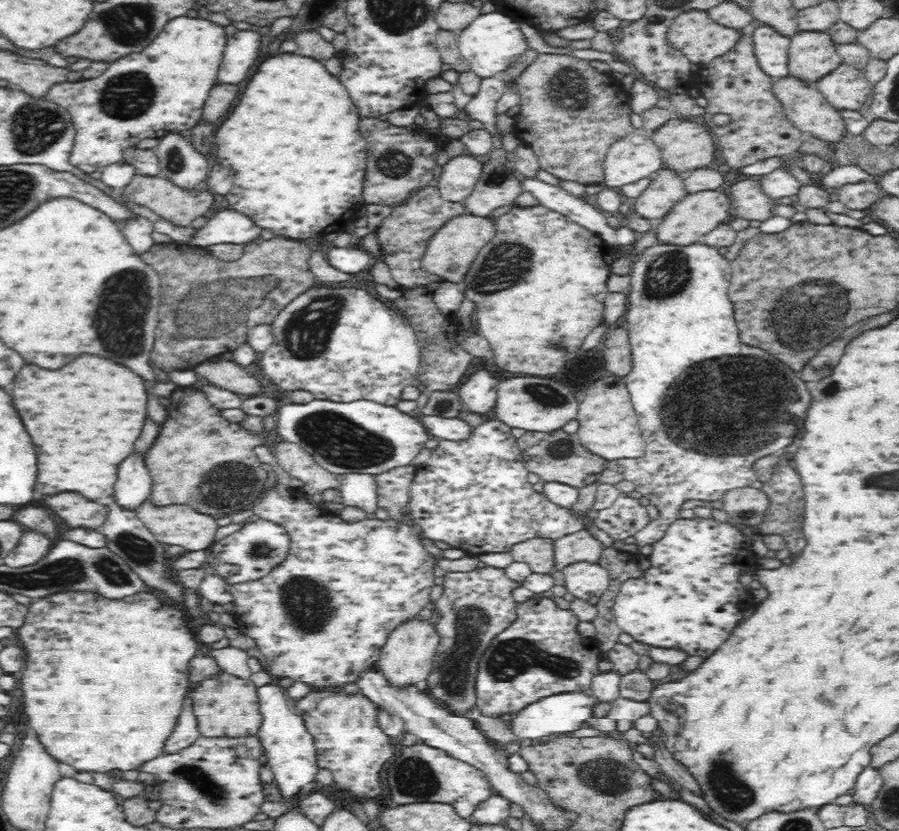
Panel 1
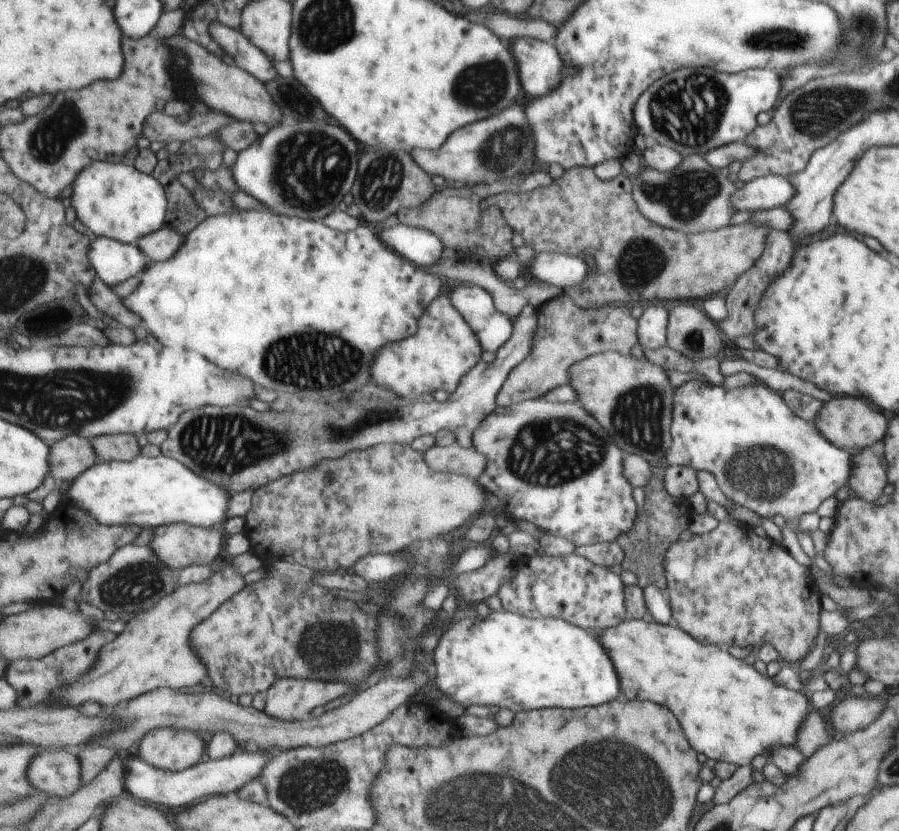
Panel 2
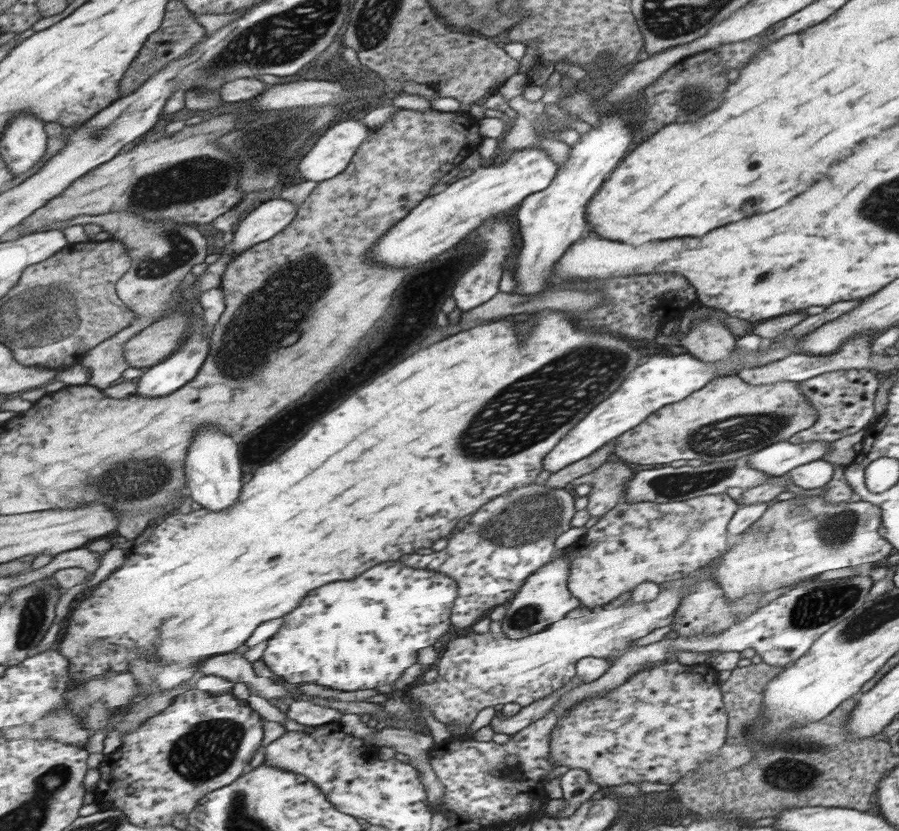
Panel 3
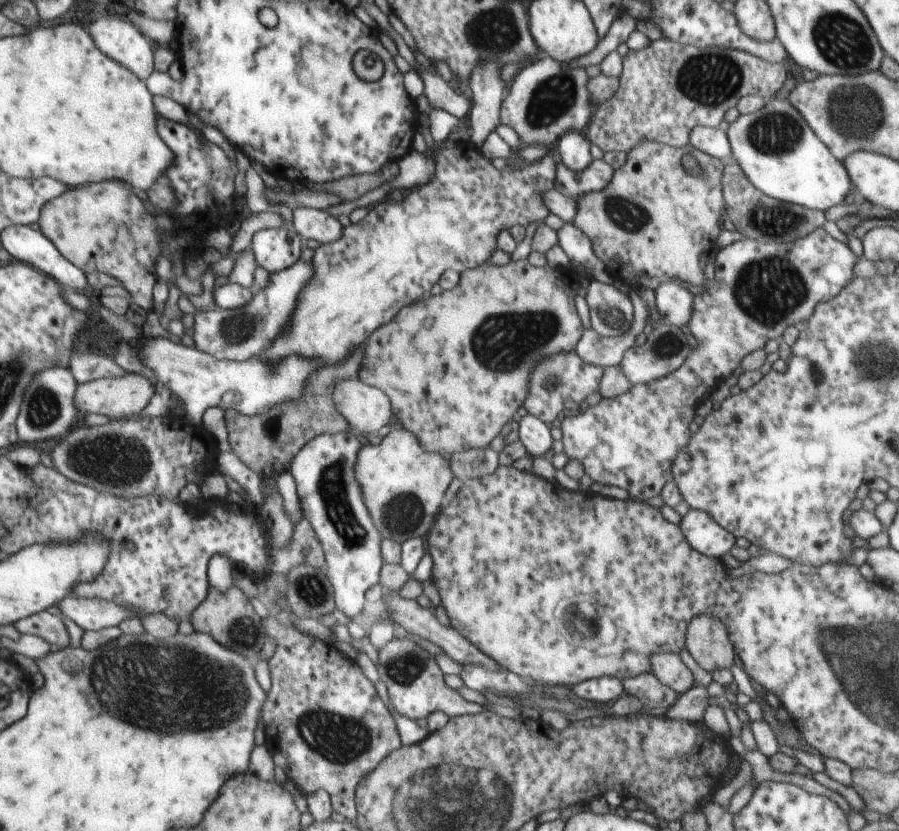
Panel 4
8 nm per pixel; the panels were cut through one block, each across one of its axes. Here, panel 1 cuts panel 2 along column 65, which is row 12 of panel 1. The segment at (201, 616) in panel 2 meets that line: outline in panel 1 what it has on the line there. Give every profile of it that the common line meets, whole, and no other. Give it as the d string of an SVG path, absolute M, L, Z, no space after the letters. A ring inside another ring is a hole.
M688 11L678 14L672 22L671 34L668 41L687 57L695 68L714 61L716 58L728 55L735 51L740 40L743 39L741 29L725 27L714 22L707 11Z

